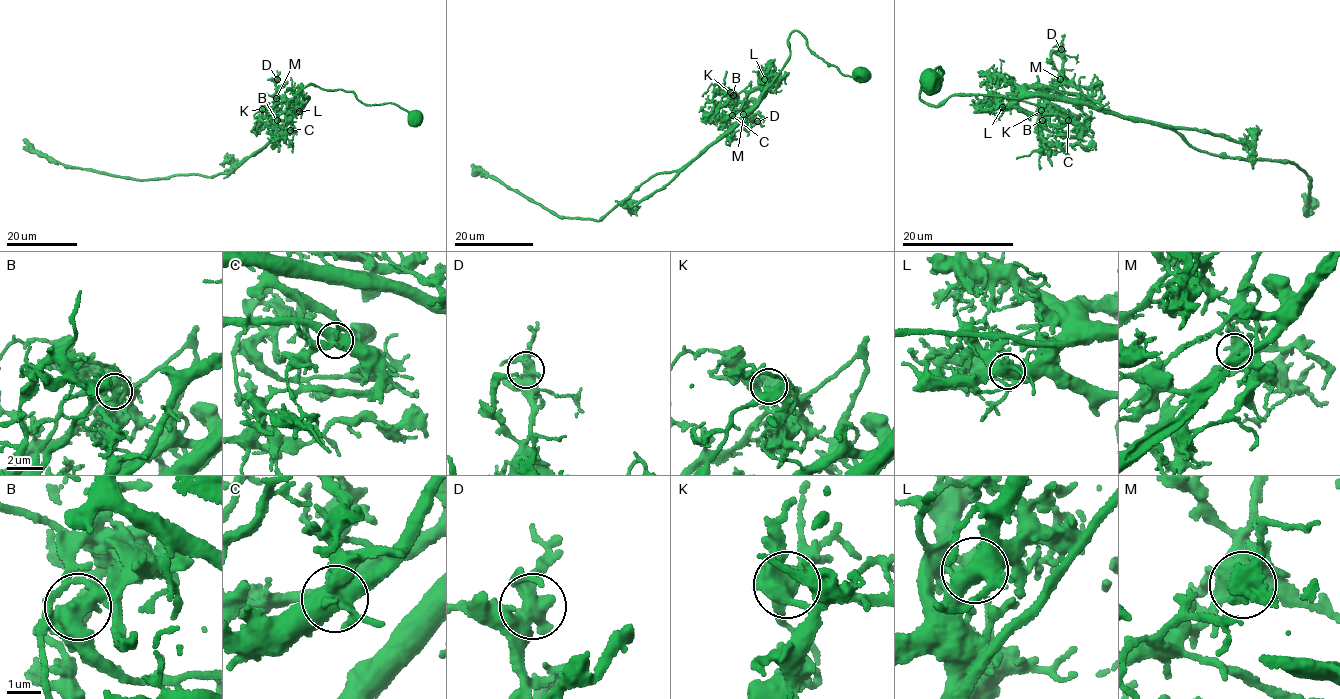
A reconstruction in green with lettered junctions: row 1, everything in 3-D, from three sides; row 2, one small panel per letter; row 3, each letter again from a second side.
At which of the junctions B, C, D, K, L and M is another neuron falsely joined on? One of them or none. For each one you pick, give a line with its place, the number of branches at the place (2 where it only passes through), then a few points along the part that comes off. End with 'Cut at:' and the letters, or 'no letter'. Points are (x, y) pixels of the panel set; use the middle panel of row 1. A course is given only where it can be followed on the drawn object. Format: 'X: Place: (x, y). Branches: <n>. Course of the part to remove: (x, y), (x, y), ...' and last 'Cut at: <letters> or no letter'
C: Place: (732, 115). Branches: 4. Course of the part to remove: (732, 115), (730, 100), (749, 85), (750, 91), (745, 103), (749, 109), (748, 123), (730, 141), (728, 134)
Cut at: C

